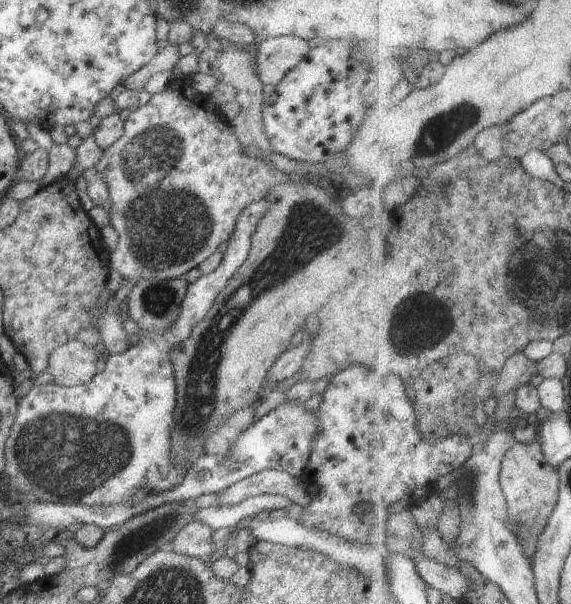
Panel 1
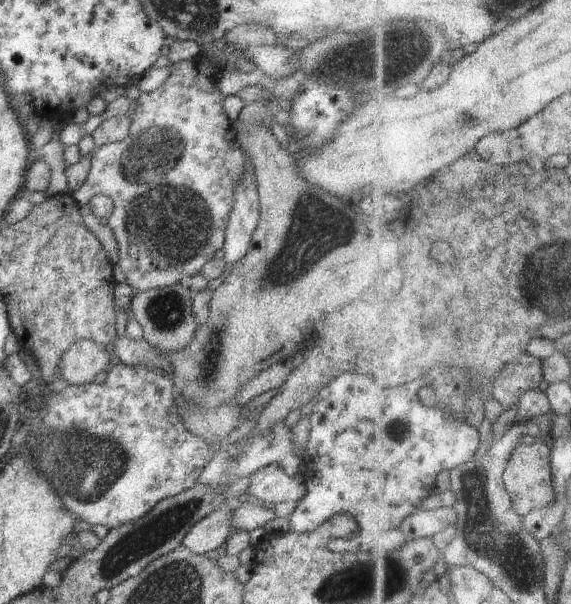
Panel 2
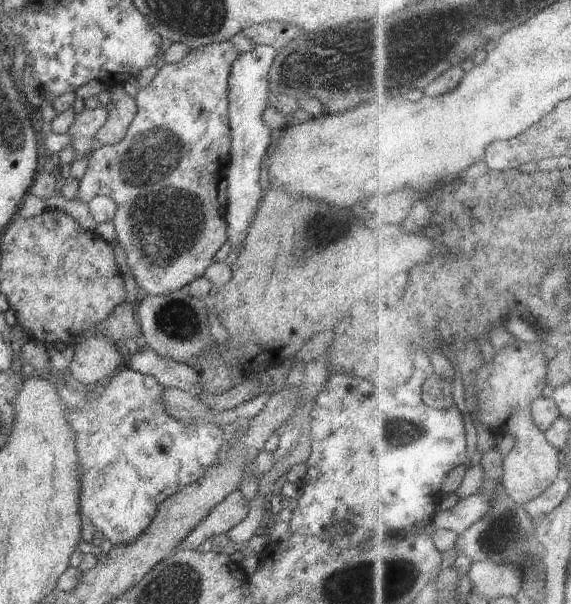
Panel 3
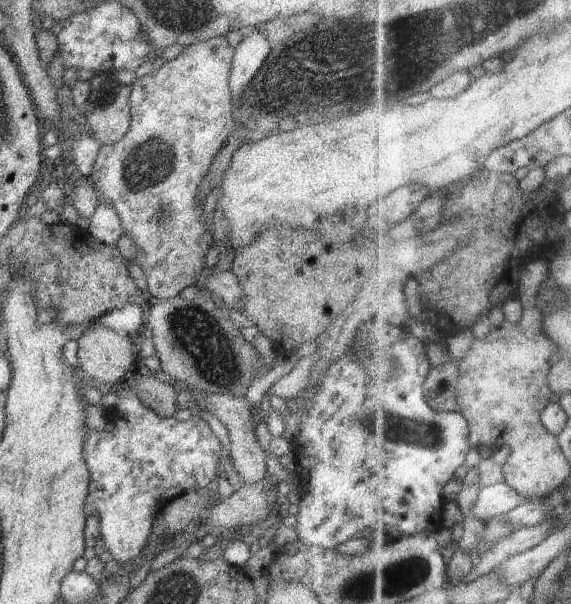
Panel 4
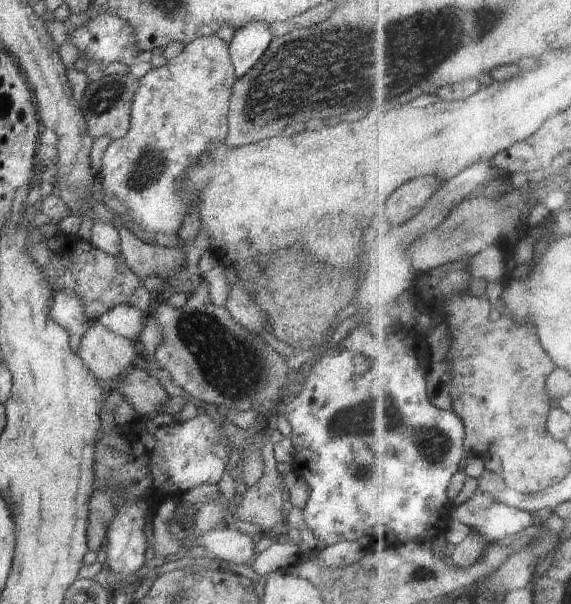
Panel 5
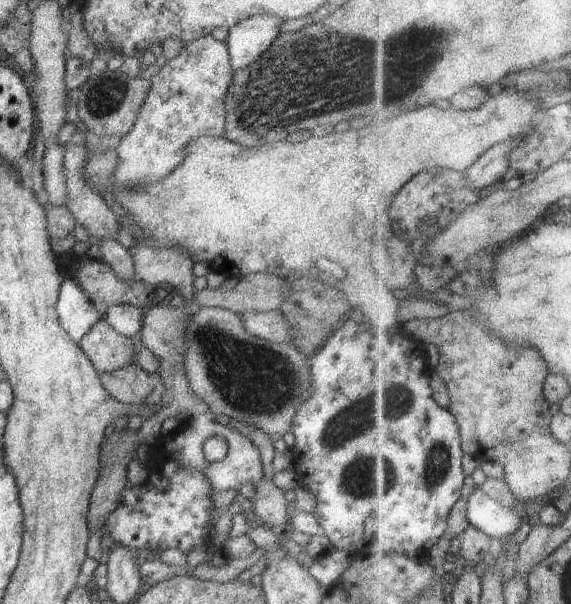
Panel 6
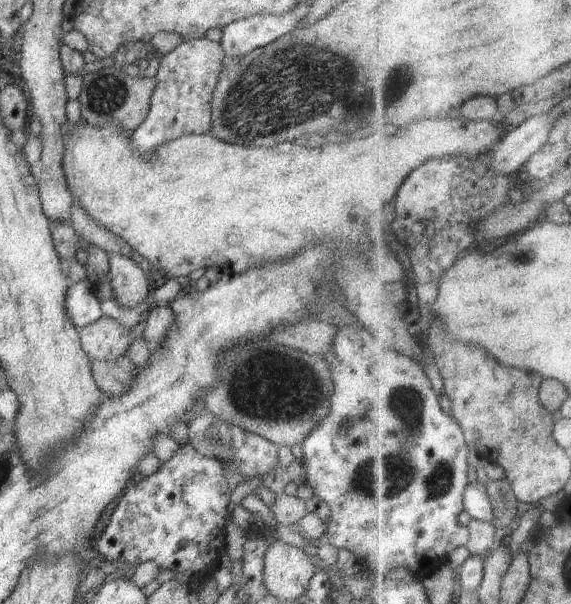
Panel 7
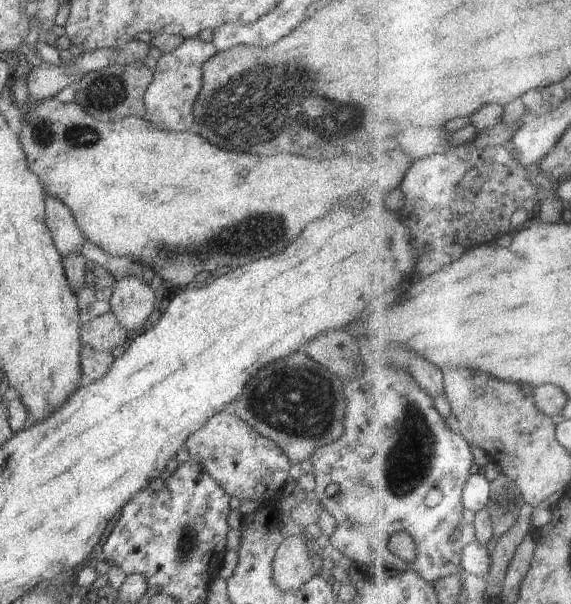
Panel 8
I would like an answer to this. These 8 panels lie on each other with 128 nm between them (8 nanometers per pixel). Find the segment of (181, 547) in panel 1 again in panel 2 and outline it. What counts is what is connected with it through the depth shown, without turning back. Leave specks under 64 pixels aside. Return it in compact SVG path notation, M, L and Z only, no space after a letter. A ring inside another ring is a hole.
M223 504L190 528L182 545L196 555L220 548L232 532L232 515L230 507Z

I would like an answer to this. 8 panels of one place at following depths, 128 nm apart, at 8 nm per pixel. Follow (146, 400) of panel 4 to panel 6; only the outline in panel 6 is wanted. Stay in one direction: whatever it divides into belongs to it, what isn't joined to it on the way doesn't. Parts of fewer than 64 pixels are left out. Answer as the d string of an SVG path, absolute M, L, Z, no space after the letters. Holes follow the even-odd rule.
M134 364L99 376L103 388L115 400L128 405L144 405L152 391L146 372Z

